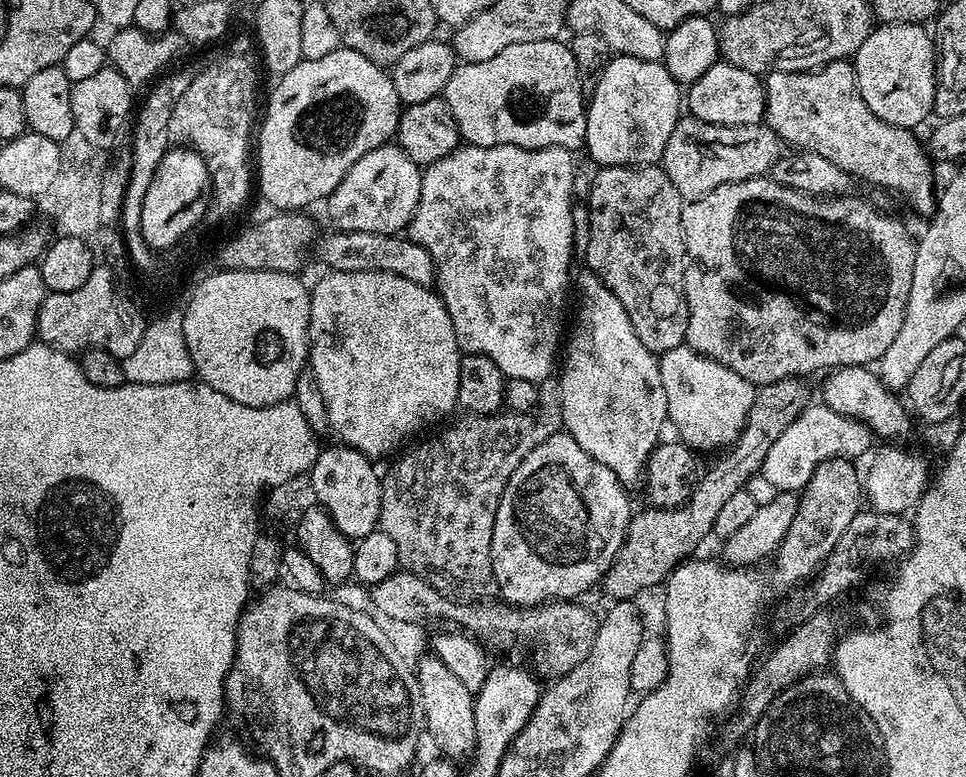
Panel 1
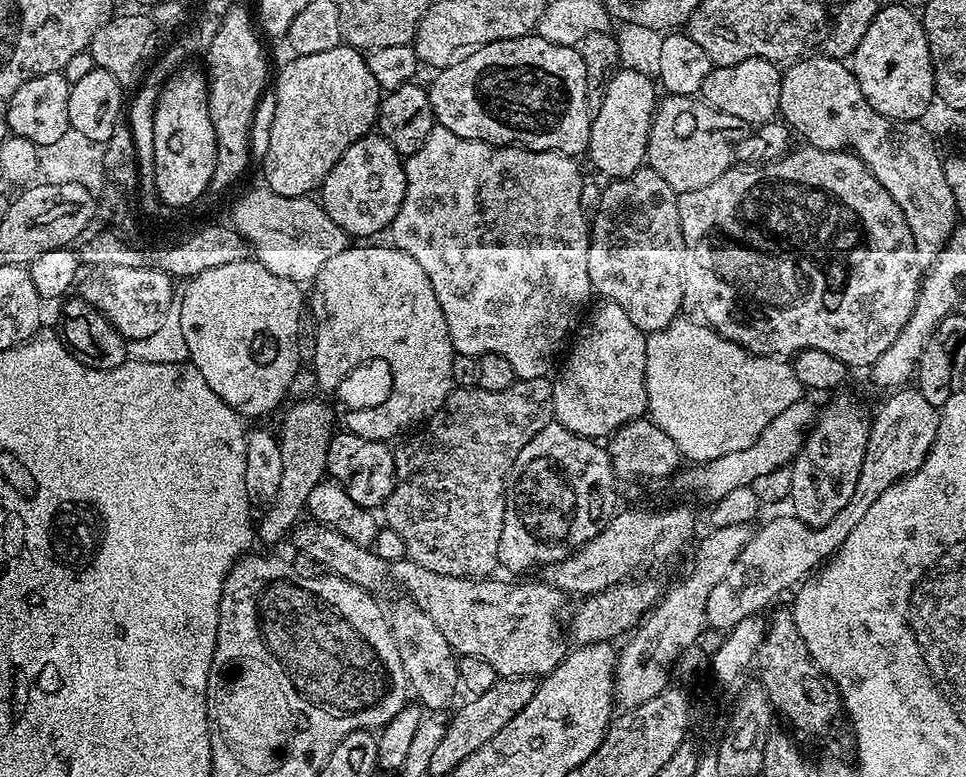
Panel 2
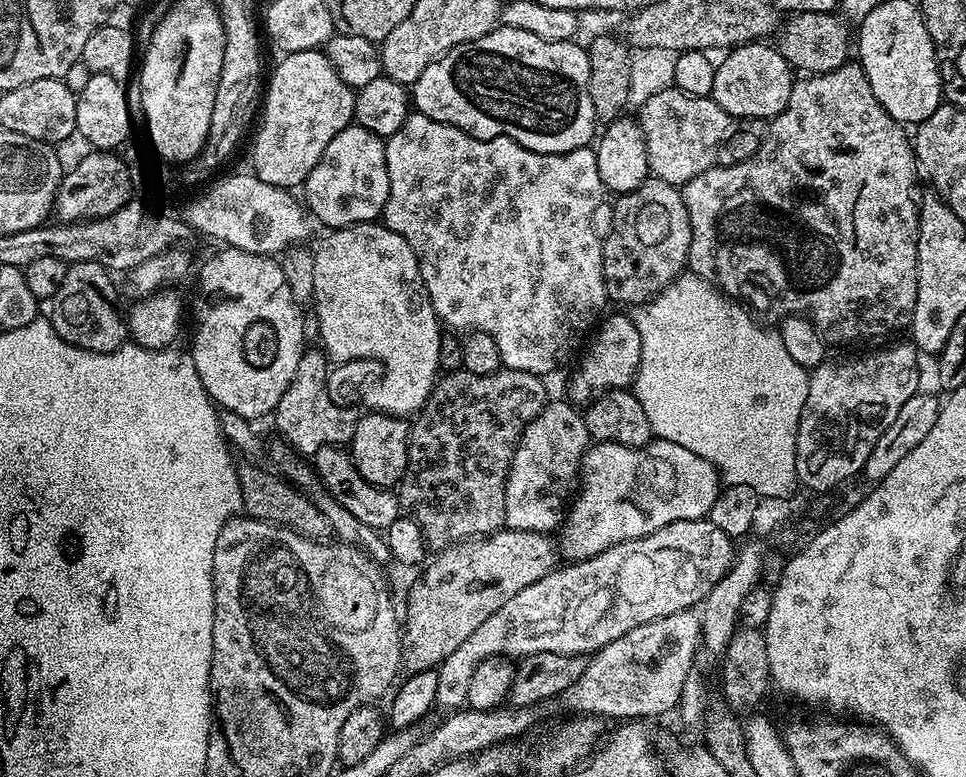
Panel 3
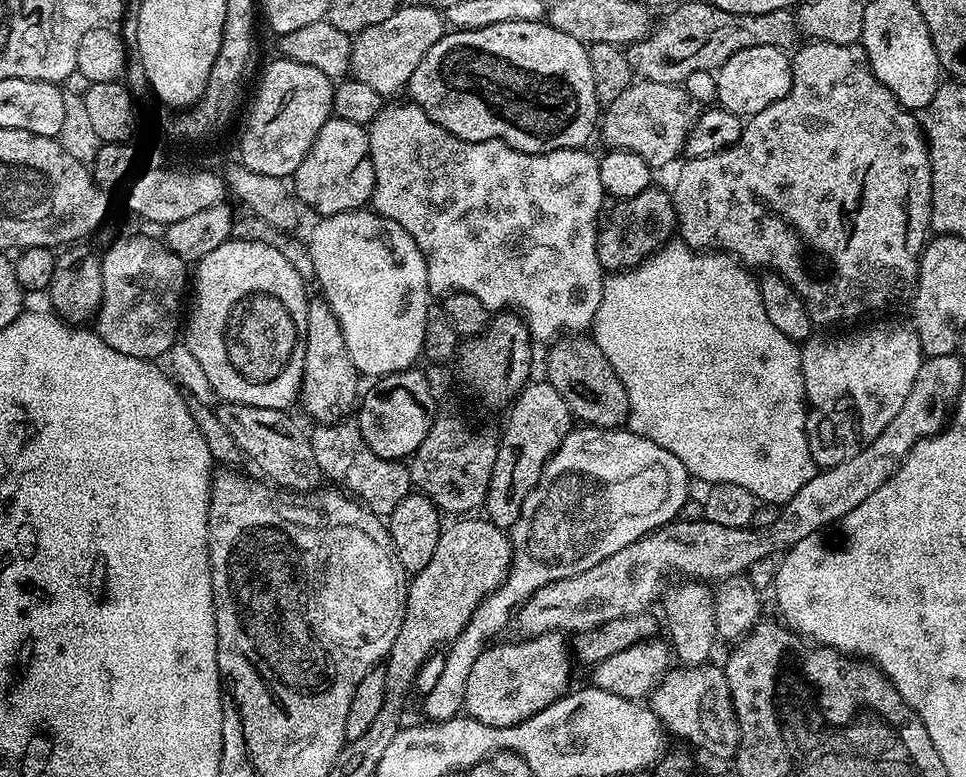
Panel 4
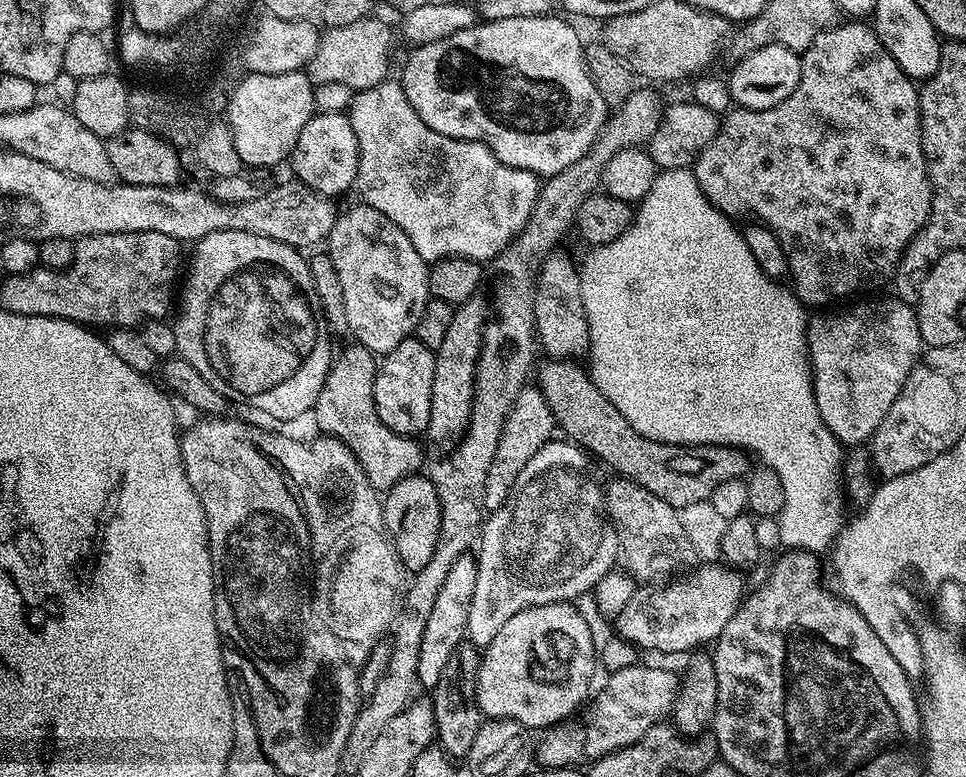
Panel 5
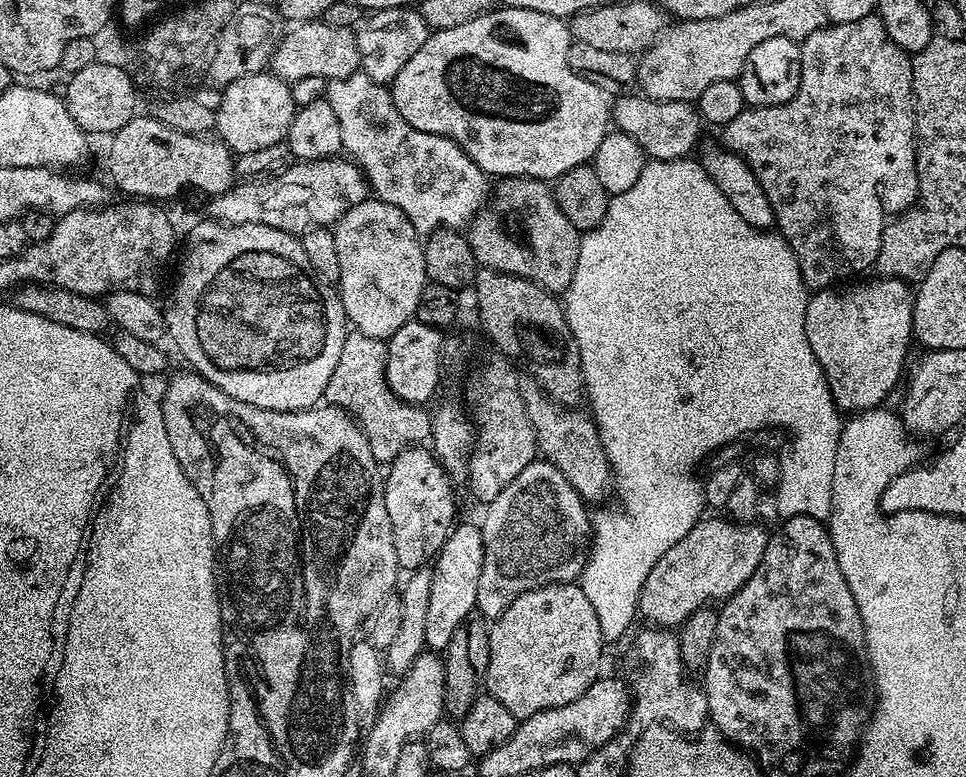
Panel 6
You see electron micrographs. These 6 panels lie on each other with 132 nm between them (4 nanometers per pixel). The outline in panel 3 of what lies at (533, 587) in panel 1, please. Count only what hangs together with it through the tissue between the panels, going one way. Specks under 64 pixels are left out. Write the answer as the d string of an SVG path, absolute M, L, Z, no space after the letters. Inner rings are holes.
M564 398L549 399L538 418L526 426L516 447L506 478L505 525L514 530L555 533L564 522L589 447L590 437L581 409Z

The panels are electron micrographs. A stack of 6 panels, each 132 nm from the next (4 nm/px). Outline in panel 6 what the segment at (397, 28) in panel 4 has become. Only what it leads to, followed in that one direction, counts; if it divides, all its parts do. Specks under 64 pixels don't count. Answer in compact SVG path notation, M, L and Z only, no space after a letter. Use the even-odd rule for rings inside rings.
M304 22L276 48L272 56L270 71L282 81L298 78L322 78L323 80L345 80L360 68L360 51L356 45L356 32L350 28L326 26L322 22Z

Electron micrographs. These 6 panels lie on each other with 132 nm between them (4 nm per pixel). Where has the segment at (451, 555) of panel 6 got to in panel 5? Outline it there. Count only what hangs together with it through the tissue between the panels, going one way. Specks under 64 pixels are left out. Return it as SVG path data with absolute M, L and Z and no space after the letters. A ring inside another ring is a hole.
M466 554L450 566L450 574L446 574L446 582L442 582L442 590L434 602L434 610L430 610L430 619L426 621L426 630L422 633L422 650L418 654L419 687L431 690L438 686L438 678L442 678L442 670L450 659L450 654L458 645L465 643L468 631L468 615L470 602L474 598L474 582L478 582L478 566L476 556Z

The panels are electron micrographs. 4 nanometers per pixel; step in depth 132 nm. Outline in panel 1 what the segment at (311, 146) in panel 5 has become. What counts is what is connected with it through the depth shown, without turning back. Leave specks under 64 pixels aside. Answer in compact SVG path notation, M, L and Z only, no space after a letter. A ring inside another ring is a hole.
M395 143L378 146L378 150L362 154L362 158L346 170L346 178L338 182L327 198L328 216L342 232L403 233L418 206L421 171L421 165L415 164Z

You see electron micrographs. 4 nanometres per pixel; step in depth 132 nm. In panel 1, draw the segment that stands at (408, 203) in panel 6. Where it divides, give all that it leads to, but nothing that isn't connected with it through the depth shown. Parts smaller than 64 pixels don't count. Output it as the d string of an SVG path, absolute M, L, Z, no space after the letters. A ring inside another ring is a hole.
M464 144L446 154L446 158L438 158L438 162L427 165L420 174L418 206L414 210L412 221L408 223L406 235L418 246L422 246L426 254L430 254L432 265L436 268L434 284L450 314L454 338L461 353L482 354L490 358L490 362L494 362L494 366L498 366L500 373L508 380L514 378L526 378L533 382L546 380L553 375L558 364L558 353L562 348L560 319L564 316L564 299L568 296L568 288L570 292L570 277L574 272L572 243L576 240L576 220L572 217L572 156L573 153L566 148L519 148L513 144L487 148Z

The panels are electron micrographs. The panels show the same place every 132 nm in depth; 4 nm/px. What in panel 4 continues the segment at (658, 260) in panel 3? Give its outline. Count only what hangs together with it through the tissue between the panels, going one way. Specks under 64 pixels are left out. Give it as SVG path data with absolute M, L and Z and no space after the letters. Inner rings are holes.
M659 186L642 190L642 194L619 201L615 207L612 213L607 213L596 238L598 262L608 274L637 268L643 260L669 243L678 228L671 195L665 189L663 192Z

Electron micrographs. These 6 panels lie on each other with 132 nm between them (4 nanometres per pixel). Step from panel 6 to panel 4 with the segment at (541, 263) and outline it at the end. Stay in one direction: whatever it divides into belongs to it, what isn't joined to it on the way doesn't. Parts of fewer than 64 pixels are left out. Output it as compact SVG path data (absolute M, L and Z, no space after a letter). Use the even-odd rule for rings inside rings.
M568 334L549 348L552 349L548 352L546 379L562 398L566 398L573 417L581 425L615 429L627 425L630 402L626 398L626 386L622 386L618 374L614 374L614 366L610 366L595 340L580 334Z

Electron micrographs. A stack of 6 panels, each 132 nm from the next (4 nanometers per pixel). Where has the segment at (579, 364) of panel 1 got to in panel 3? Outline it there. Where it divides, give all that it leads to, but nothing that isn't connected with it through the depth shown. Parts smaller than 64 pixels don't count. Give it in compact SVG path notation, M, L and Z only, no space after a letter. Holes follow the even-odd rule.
M631 315L607 316L599 321L598 327L591 333L587 341L588 349L586 344L584 357L568 384L567 399L577 406L587 406L609 392L627 389L635 381L642 354L642 338Z

